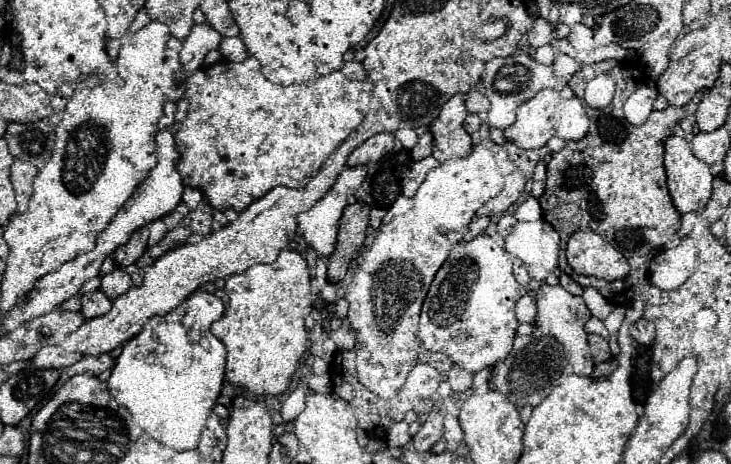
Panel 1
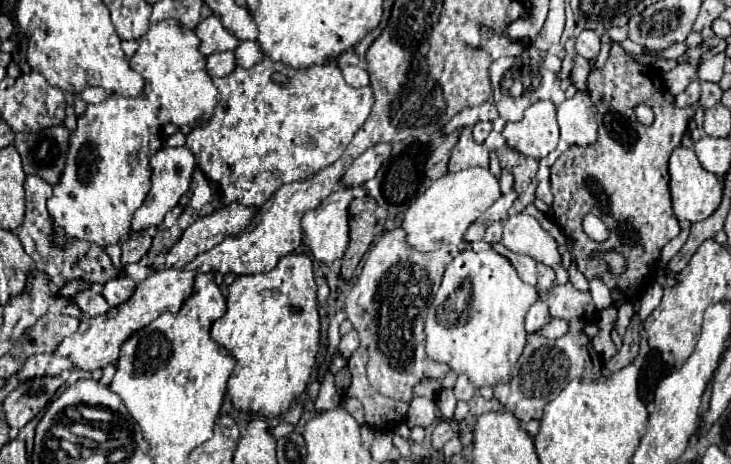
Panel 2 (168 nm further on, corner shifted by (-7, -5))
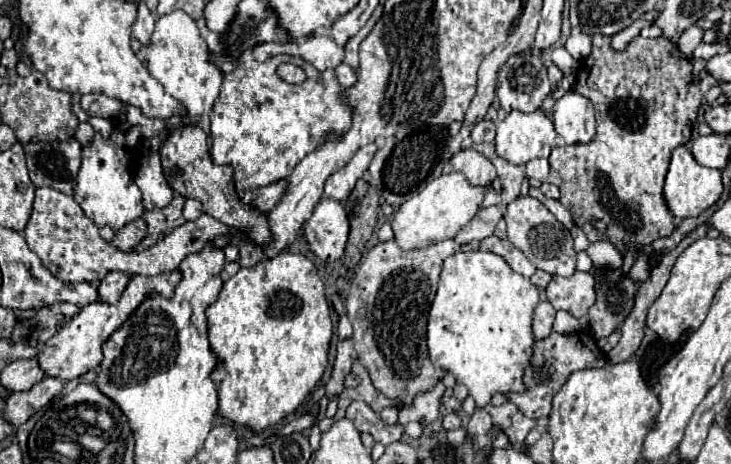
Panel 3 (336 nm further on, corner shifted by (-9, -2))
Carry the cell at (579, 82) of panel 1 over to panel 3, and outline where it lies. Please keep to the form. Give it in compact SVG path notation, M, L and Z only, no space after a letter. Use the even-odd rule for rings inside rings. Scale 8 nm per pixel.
M593 36L593 52L579 64L577 82L573 86L573 90L587 96L597 110L597 136L587 144L559 146L551 150L547 182L559 186L559 202L571 212L573 222L591 242L609 240L625 252L629 242L637 244L637 248L649 248L653 240L669 236L675 230L673 216L663 200L663 182L671 152L691 140L691 128L697 120L699 106L704 102L703 94L705 97L707 92L701 90L700 82L695 84L697 76L693 74L693 64L687 58L675 56L675 44L667 42L667 38L637 36L623 52L611 50L609 42L611 38L607 36ZM595 220L605 224L605 232L599 232L593 226Z

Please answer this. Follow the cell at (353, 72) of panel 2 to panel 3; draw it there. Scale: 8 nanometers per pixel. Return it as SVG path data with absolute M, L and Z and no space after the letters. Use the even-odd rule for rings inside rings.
M339 64L339 66L335 68L335 76L337 76L337 82L339 82L341 86L351 86L351 84L355 84L355 80L357 80L355 70L353 70L351 66L347 66L347 64Z

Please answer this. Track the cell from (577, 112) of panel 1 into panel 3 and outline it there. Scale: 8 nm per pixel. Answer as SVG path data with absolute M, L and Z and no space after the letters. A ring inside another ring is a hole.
M569 90L553 106L553 124L565 144L591 142L595 138L595 108L585 96Z

